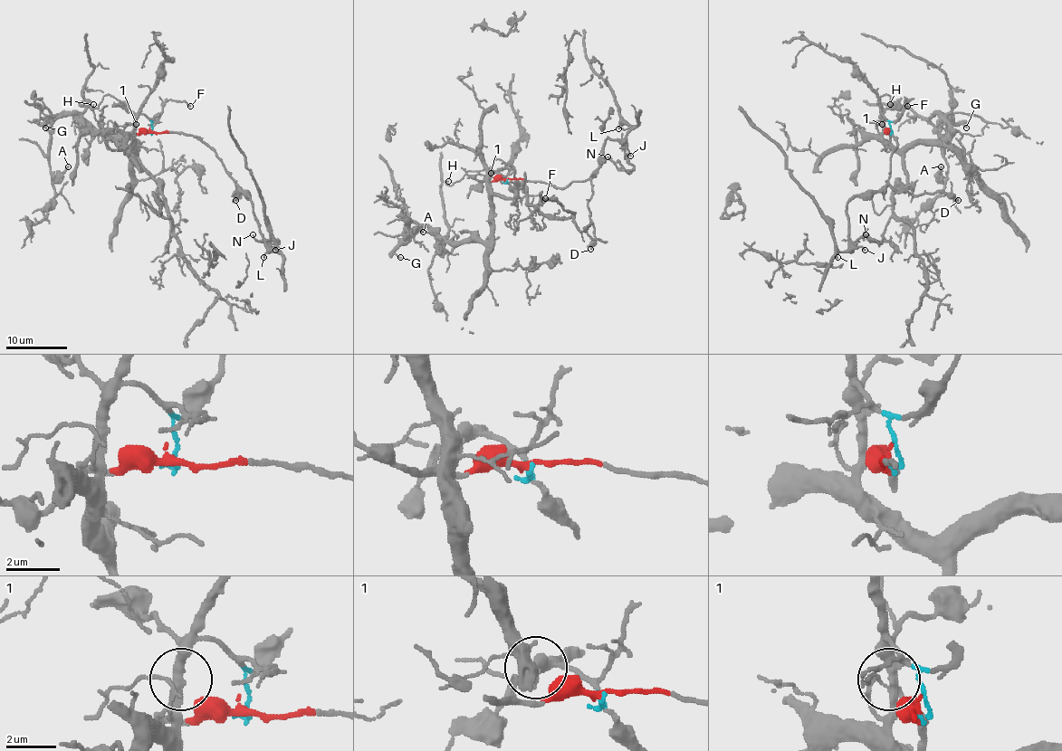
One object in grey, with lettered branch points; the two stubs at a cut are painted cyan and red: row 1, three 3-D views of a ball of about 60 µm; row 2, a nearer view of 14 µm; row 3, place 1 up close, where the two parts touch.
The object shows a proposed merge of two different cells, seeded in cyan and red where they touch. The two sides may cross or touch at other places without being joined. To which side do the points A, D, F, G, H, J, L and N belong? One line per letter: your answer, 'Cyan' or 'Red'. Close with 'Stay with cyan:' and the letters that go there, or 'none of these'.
A: Cyan
D: Red
F: Cyan
G: Cyan
H: Cyan
J: Red
L: Red
N: Red
Stay with cyan: A, F, G, H

